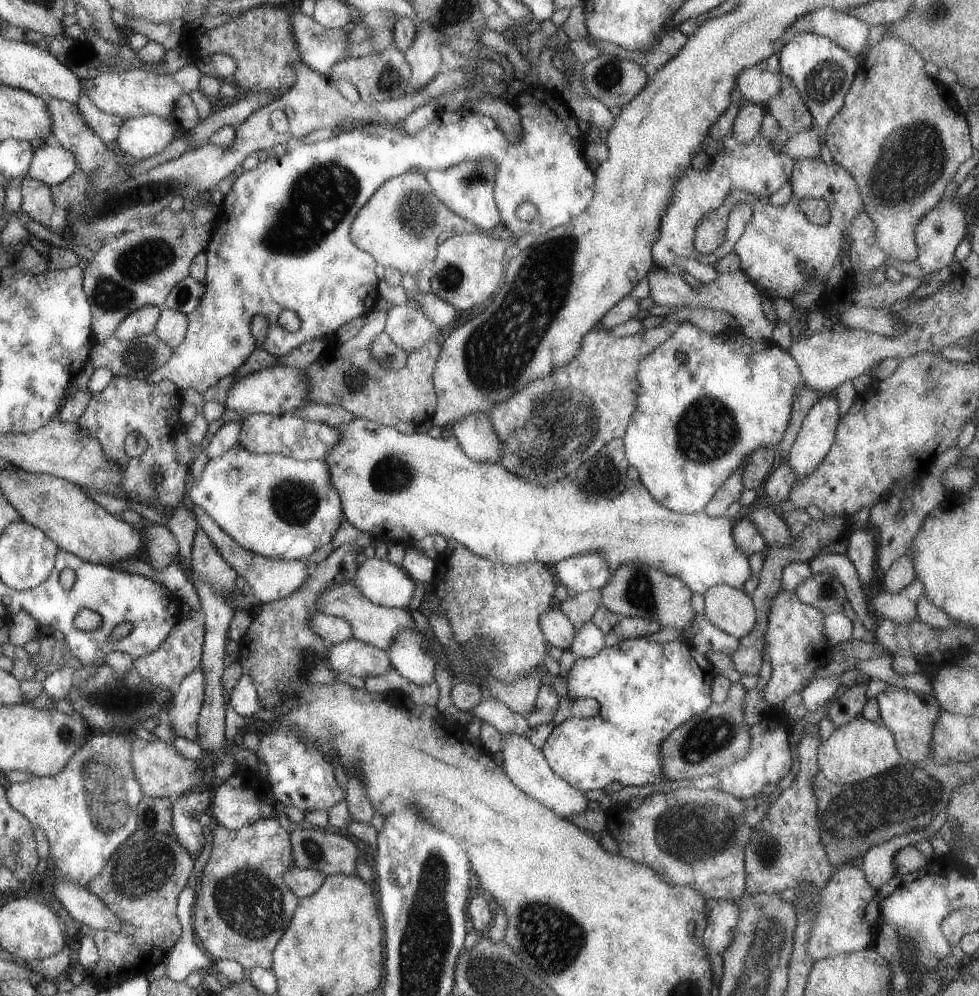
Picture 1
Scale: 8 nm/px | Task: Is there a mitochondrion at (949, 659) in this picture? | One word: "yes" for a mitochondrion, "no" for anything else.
no

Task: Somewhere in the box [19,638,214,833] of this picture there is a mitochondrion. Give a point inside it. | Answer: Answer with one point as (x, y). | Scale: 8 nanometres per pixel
(125, 702)

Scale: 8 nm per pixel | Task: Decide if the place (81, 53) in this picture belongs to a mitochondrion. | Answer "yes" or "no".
no

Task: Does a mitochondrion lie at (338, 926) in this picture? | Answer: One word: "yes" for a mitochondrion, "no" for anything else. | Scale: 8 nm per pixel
no

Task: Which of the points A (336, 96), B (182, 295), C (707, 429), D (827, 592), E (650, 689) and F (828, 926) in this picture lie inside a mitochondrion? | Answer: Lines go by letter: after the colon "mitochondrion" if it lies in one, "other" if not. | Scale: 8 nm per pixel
A: other
B: mitochondrion
C: mitochondrion
D: mitochondrion
E: other
F: other

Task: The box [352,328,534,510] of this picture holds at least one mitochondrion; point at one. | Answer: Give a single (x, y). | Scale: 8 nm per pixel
(393, 474)

